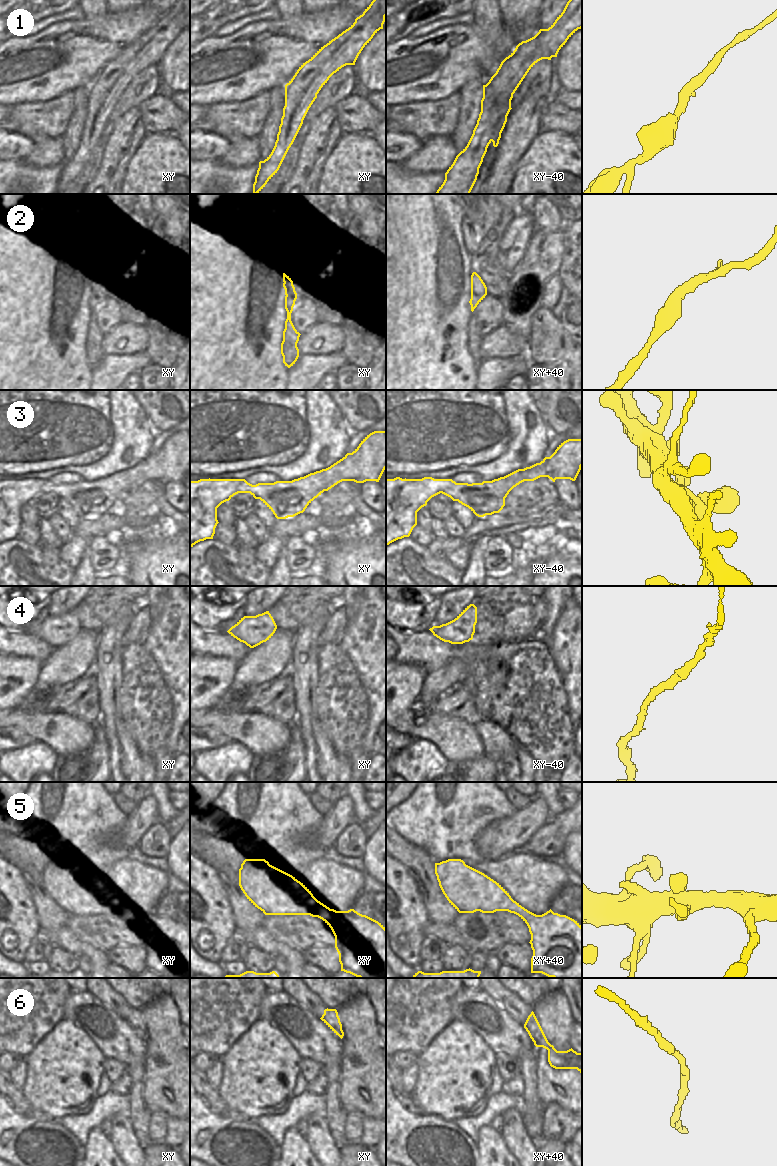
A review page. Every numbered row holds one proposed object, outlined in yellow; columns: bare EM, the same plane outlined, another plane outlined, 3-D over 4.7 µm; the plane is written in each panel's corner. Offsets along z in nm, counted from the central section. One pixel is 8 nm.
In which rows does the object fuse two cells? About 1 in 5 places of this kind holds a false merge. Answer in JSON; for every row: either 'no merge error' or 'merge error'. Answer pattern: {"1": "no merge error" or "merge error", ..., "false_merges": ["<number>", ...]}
{"1": "no merge error", "2": "no merge error", "3": "no merge error", "4": "merge error", "5": "no merge error", "6": "no merge error", "false_merges": ["4"]}

